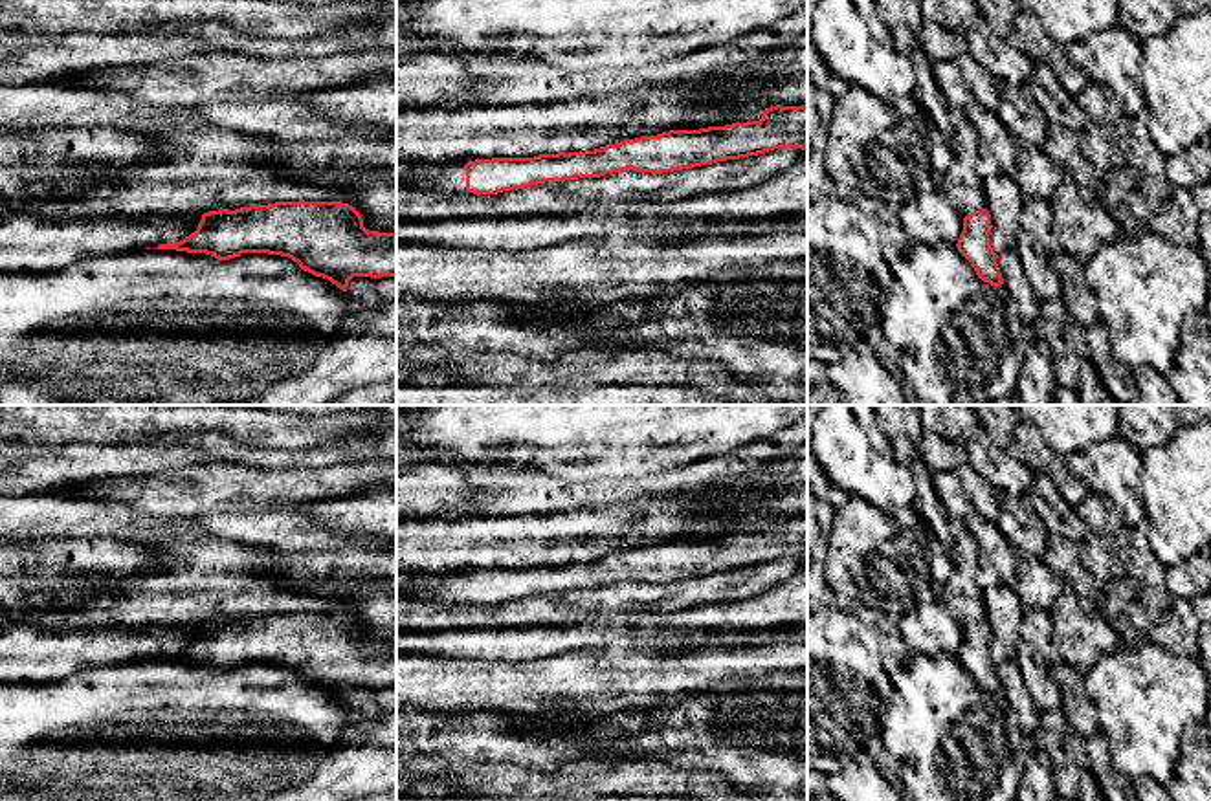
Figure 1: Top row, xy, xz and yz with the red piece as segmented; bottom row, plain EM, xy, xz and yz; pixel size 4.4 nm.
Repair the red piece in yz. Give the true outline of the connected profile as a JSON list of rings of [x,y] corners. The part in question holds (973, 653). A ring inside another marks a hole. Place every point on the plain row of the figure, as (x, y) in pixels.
[[[987,620],[974,621],[963,629],[963,642],[958,649],[958,662],[971,673],[976,686],[991,697],[1004,695],[1000,678],[996,675],[998,665],[989,653],[991,625]]]

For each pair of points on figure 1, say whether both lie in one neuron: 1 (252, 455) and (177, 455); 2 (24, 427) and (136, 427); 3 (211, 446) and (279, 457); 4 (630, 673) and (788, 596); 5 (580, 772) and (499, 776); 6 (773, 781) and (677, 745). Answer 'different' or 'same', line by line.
1: different
2: same
3: same
4: different
5: same
6: same

